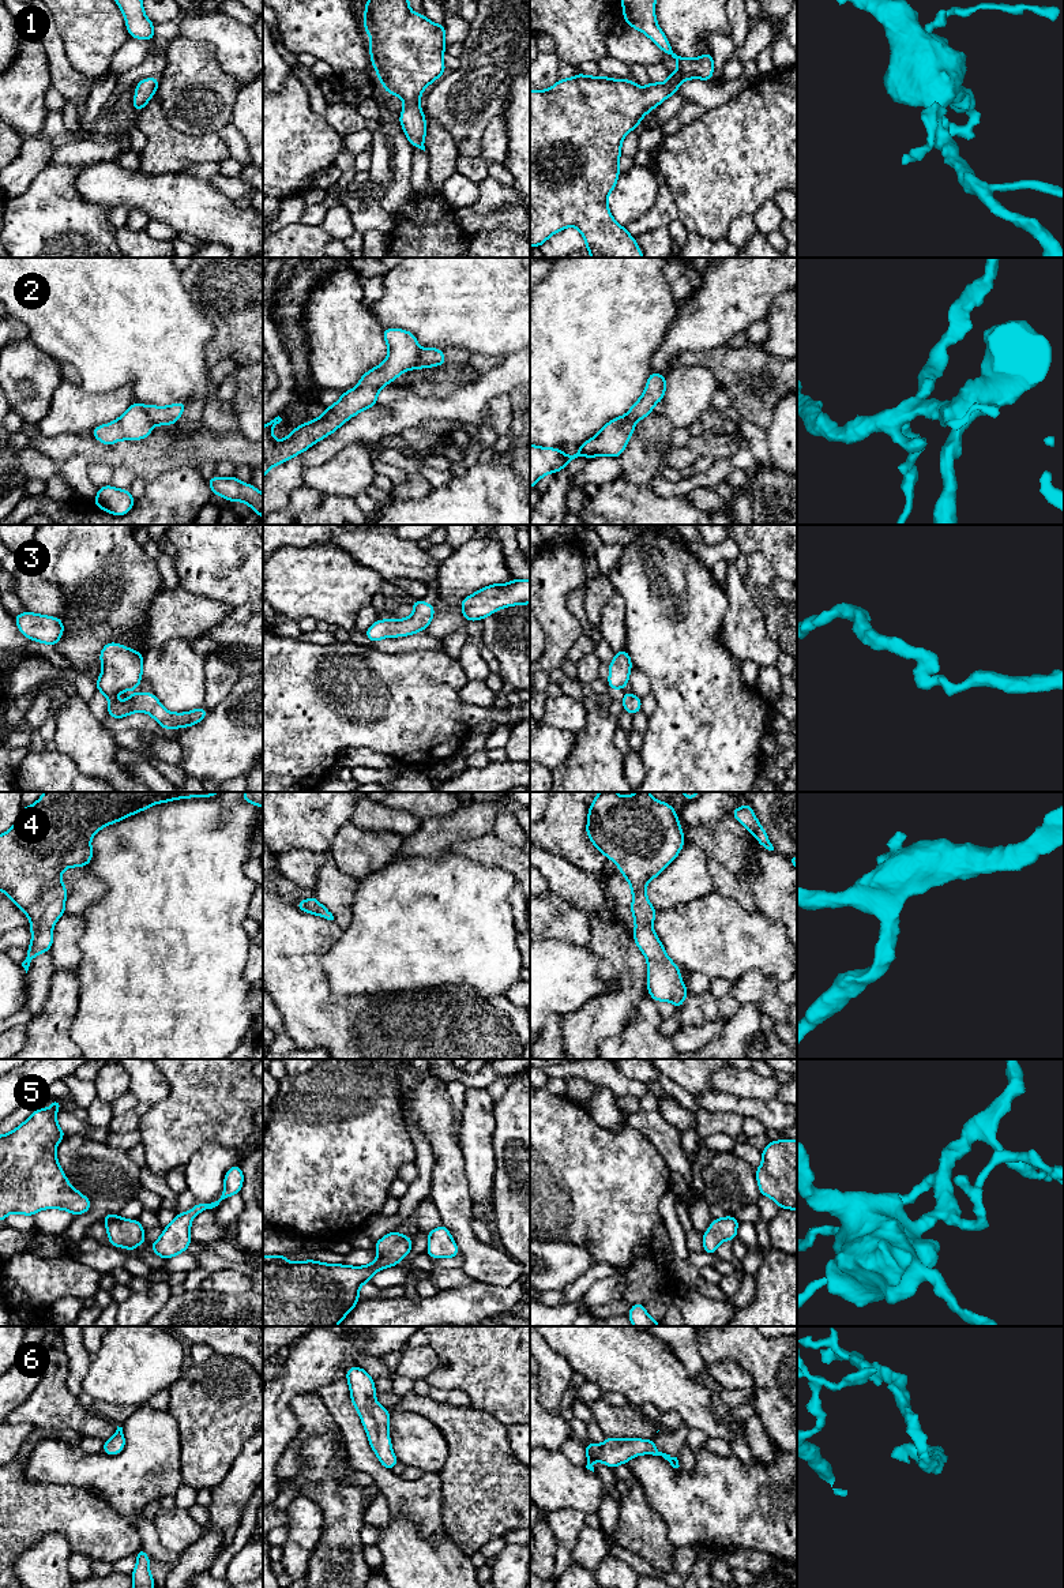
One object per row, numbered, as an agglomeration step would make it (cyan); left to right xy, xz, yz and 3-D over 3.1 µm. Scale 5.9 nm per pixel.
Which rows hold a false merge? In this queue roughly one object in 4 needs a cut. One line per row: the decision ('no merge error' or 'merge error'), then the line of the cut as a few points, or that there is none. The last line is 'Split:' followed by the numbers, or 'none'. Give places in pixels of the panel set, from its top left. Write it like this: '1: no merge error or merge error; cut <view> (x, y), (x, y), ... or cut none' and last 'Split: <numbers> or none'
1: no merge error; cut none
2: merge error; cut xy (141, 405), (154, 424)
3: no merge error; cut none
4: no merge error; cut none
5: no merge error; cut none
6: no merge error; cut none
Split: 2

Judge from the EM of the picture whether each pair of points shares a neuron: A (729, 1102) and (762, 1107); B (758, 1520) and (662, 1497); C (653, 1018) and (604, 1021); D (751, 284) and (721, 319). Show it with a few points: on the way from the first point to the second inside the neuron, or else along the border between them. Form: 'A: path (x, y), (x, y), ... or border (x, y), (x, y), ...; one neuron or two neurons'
A: path (737, 1104), (754, 1107); one neuron
B: path (734, 1506), (695, 1506), (687, 1501); one neuron
C: border (647, 991), (635, 1017), (620, 1032), (606, 1039); two neurons
D: path (743, 292), (726, 311); one neuron

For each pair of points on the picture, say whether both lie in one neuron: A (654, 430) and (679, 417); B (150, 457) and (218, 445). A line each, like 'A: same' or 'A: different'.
A: different
B: same

